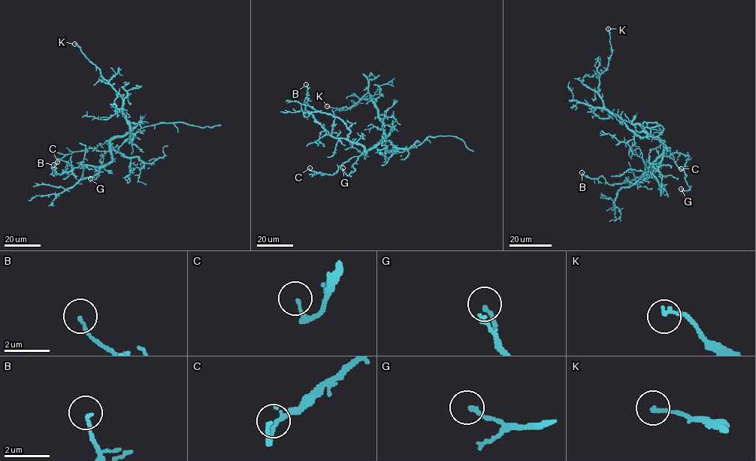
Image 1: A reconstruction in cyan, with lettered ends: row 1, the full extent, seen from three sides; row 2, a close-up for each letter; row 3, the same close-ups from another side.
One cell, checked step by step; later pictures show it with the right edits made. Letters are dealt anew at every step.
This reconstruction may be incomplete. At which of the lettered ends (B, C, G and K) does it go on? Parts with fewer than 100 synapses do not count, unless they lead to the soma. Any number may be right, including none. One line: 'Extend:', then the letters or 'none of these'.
Extend: none of these

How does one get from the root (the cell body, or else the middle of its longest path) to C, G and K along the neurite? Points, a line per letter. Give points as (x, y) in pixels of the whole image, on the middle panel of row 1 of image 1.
C: (371, 147), (343, 162), (333, 174), (316, 172), (309, 168)
G: (371, 147), (365, 149), (352, 165), (354, 171), (347, 174), (343, 168)
K: (371, 147), (384, 134), (382, 122), (379, 116), (374, 98), (361, 99), (347, 109), (327, 106)

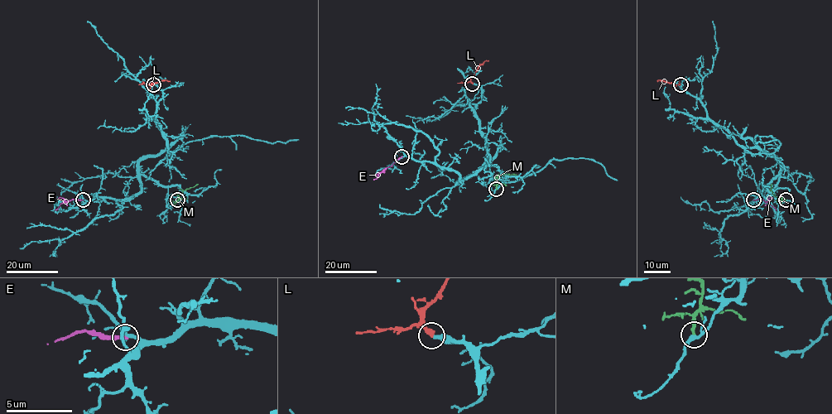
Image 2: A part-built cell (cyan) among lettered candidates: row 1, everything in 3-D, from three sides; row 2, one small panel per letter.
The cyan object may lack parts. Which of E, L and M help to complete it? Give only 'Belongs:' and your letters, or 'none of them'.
Belongs: L

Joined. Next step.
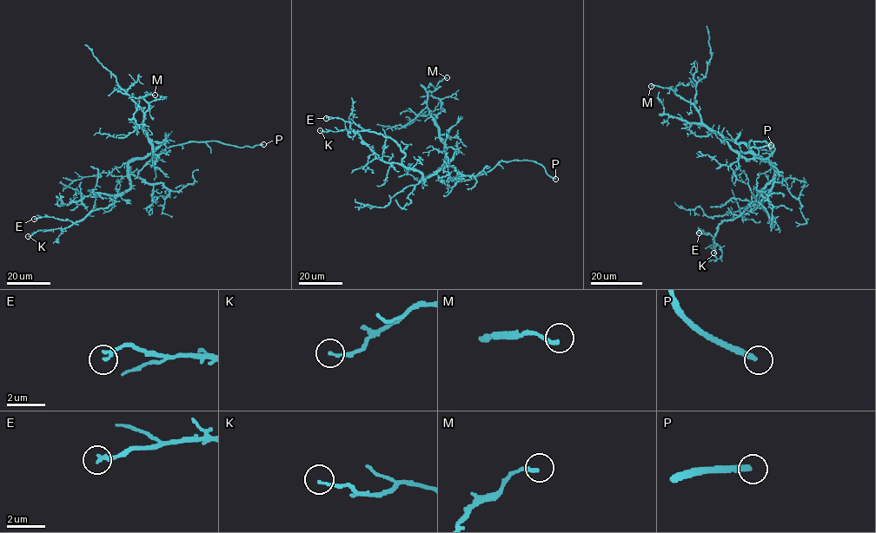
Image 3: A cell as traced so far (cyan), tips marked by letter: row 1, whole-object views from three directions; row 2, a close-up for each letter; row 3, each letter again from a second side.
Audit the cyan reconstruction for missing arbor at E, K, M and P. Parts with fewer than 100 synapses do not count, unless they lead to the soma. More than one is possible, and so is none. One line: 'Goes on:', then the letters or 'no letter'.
Goes on: P

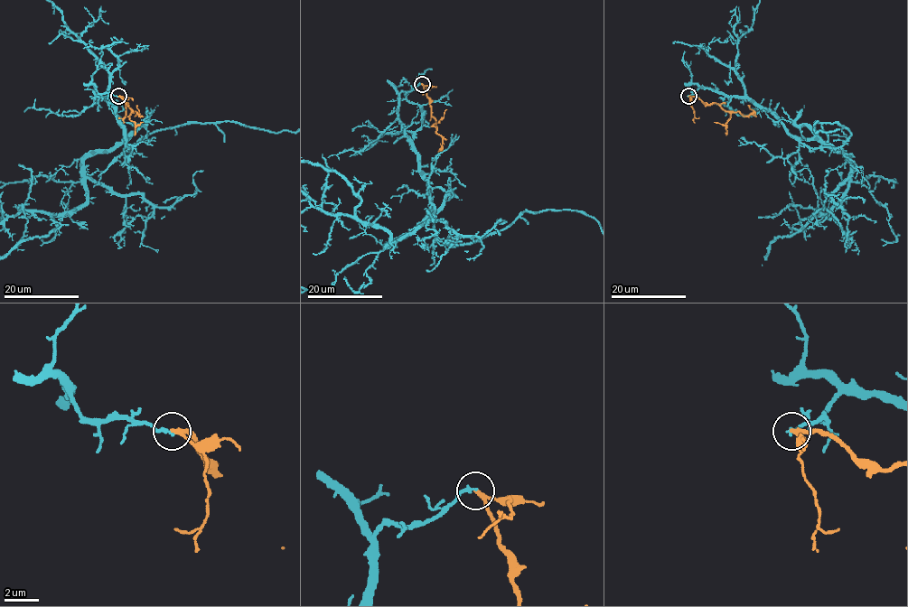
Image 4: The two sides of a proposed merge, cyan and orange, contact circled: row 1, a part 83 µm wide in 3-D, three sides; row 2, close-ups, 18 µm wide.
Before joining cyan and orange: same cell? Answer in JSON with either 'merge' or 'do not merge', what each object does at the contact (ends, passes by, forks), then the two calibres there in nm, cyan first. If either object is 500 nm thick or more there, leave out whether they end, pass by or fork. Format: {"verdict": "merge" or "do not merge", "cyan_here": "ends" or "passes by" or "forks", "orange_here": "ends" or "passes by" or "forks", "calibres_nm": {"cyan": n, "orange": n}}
{"verdict": "do not merge", "cyan_here": "ends", "orange_here": "passes by", "calibres_nm": {"cyan": 220, "orange": 200}}

